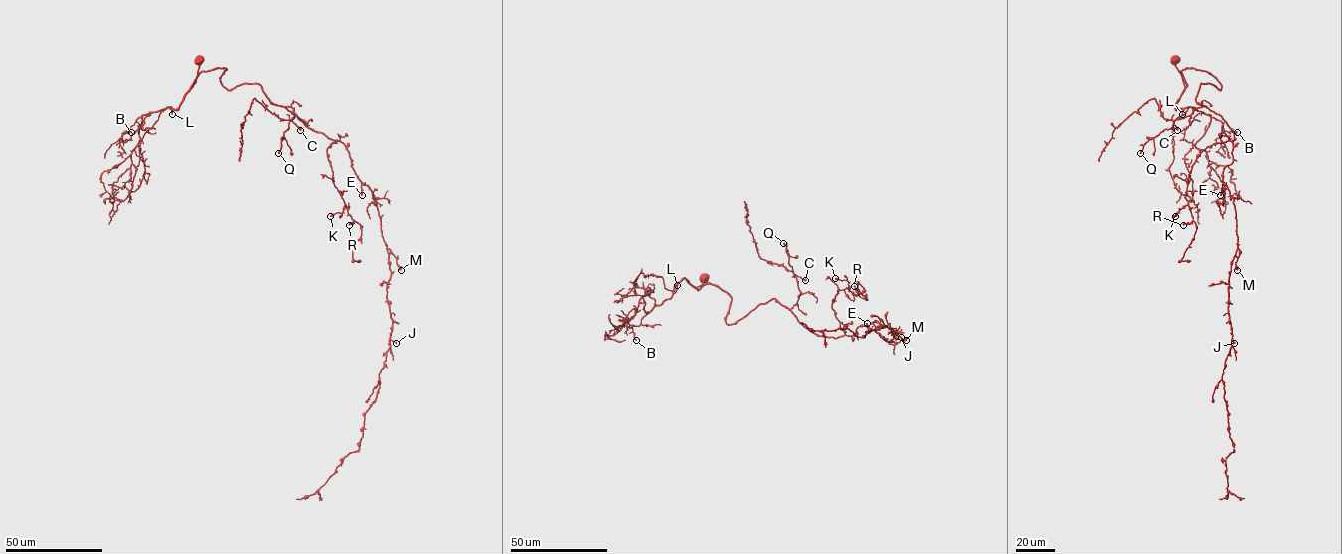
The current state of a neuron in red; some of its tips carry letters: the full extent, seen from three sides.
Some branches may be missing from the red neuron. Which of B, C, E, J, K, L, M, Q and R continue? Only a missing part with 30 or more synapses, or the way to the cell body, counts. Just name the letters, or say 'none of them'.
L, Q

